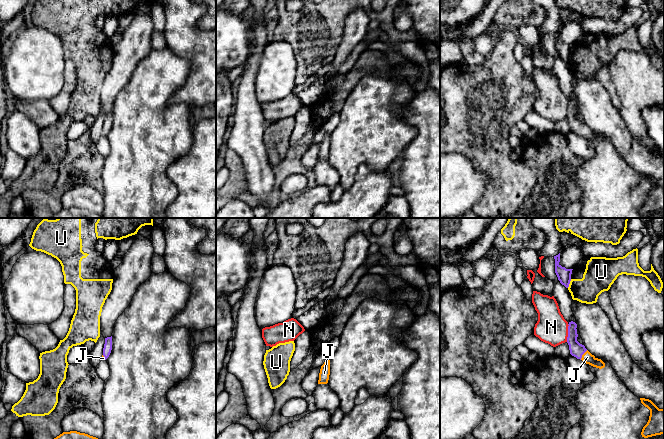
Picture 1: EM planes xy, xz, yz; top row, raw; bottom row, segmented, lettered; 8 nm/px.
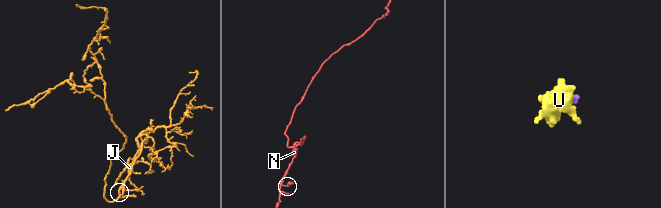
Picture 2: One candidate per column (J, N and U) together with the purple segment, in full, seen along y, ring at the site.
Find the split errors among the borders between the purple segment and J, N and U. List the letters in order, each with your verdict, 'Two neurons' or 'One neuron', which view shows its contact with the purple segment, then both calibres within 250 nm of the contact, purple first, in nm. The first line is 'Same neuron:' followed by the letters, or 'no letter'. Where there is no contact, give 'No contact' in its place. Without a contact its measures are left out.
Same neuron: J
J: One neuron. Touches purple in yz. Thickness 110 nm (purple) against 90 nm
N: Two neurons. Touches purple in yz. Thickness 110 nm (purple) against 260 nm
U: Two neurons. Touches purple in yz. Thickness 110 nm (purple) against 240 nm

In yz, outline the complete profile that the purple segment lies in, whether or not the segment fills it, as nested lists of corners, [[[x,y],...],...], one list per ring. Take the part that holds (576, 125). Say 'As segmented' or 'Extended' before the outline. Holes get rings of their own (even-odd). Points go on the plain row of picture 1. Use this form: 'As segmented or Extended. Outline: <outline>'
Extended. Outline: [[[573,97],[568,100],[568,113],[567,119],[569,121],[570,130],[577,135],[584,137],[586,140],[589,140],[593,143],[602,145],[605,143],[605,139],[592,131],[584,121],[580,120],[577,117],[577,100]]]

